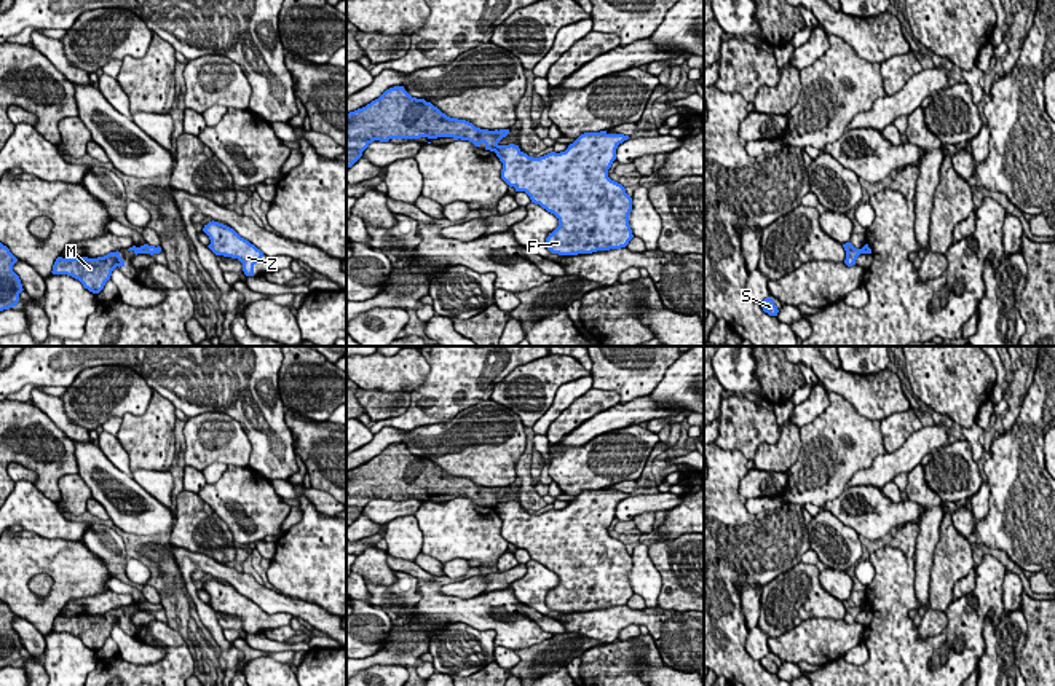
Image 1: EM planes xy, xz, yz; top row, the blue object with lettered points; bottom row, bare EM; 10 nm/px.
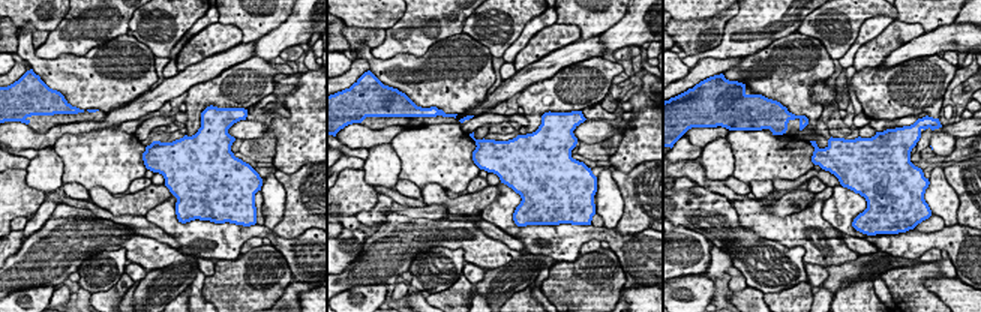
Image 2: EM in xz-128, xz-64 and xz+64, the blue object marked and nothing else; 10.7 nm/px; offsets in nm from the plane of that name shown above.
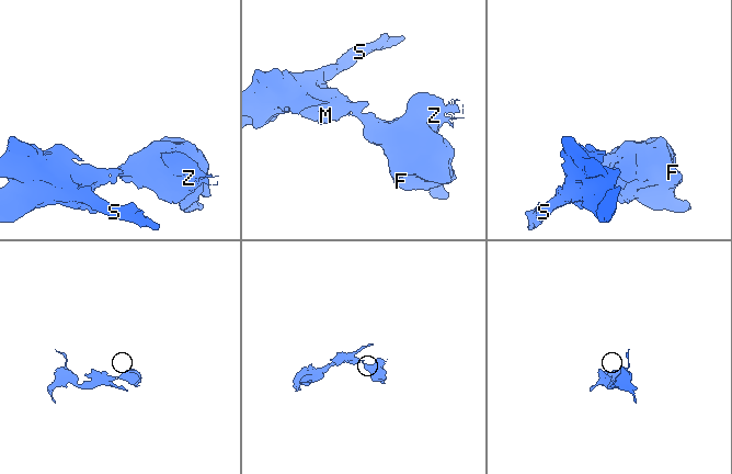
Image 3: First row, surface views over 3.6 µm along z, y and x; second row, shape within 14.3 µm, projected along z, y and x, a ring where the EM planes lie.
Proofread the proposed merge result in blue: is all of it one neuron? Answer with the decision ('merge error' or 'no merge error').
merge error

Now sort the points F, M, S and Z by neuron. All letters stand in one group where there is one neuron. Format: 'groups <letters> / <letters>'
groups F Z / M S

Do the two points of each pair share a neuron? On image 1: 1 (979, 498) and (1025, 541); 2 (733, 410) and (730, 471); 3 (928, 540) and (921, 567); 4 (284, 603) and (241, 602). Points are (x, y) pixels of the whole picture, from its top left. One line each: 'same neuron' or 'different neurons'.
1: different neurons
2: different neurons
3: same neuron
4: different neurons

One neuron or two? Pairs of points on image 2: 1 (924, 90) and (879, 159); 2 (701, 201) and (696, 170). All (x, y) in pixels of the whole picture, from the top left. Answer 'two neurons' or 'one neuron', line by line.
1: one neuron
2: two neurons

